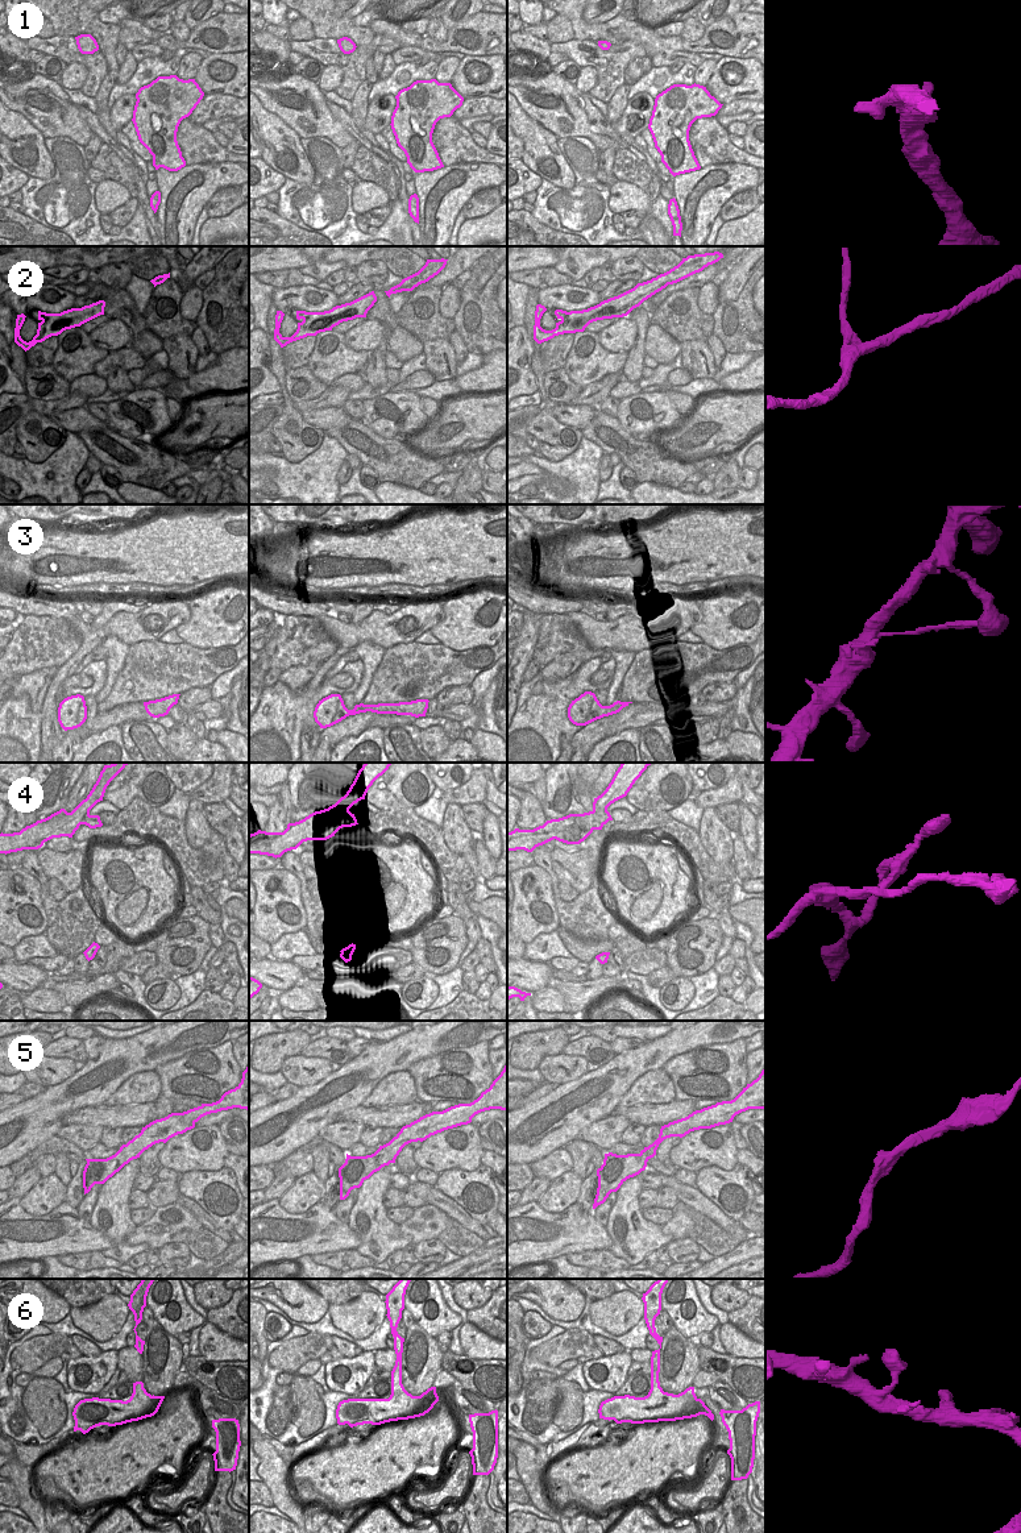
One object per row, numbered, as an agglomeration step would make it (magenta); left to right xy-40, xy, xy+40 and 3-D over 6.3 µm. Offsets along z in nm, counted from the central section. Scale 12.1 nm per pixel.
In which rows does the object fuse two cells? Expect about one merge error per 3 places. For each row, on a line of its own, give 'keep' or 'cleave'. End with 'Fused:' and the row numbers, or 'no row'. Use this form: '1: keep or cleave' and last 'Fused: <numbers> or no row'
1: keep
2: keep
3: cleave
4: cleave
5: keep
6: keep
Fused: 3, 4

